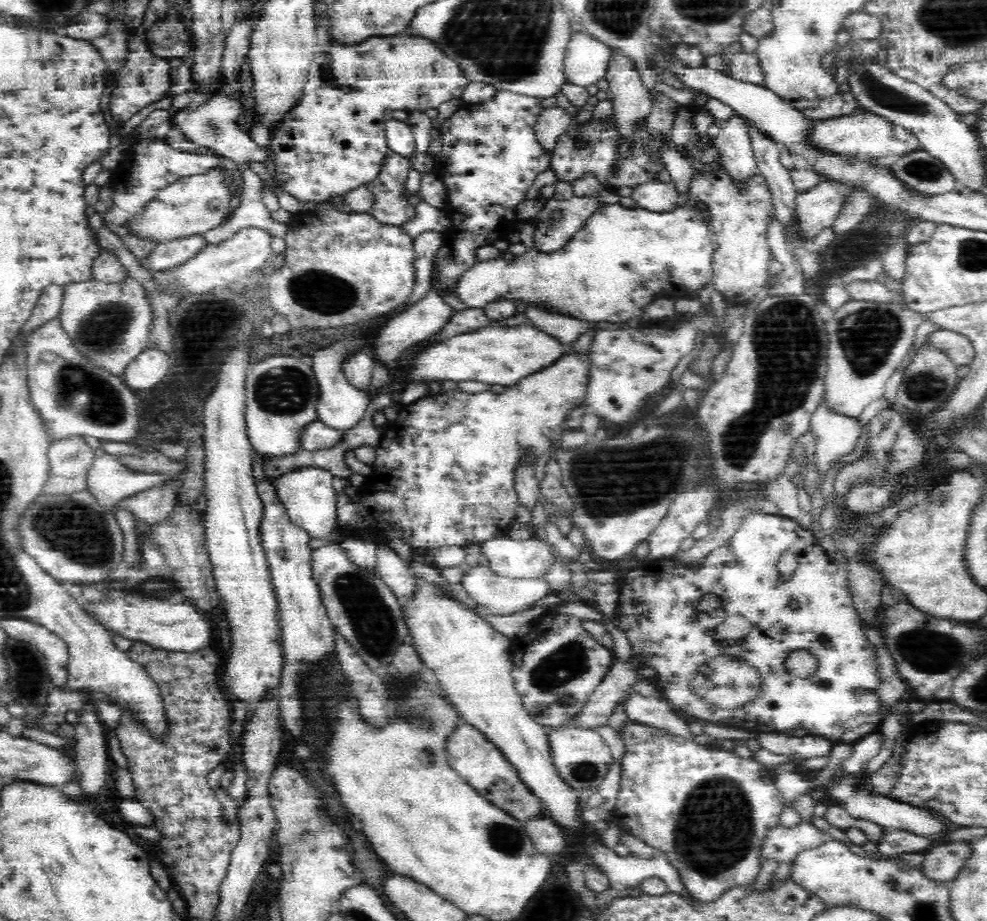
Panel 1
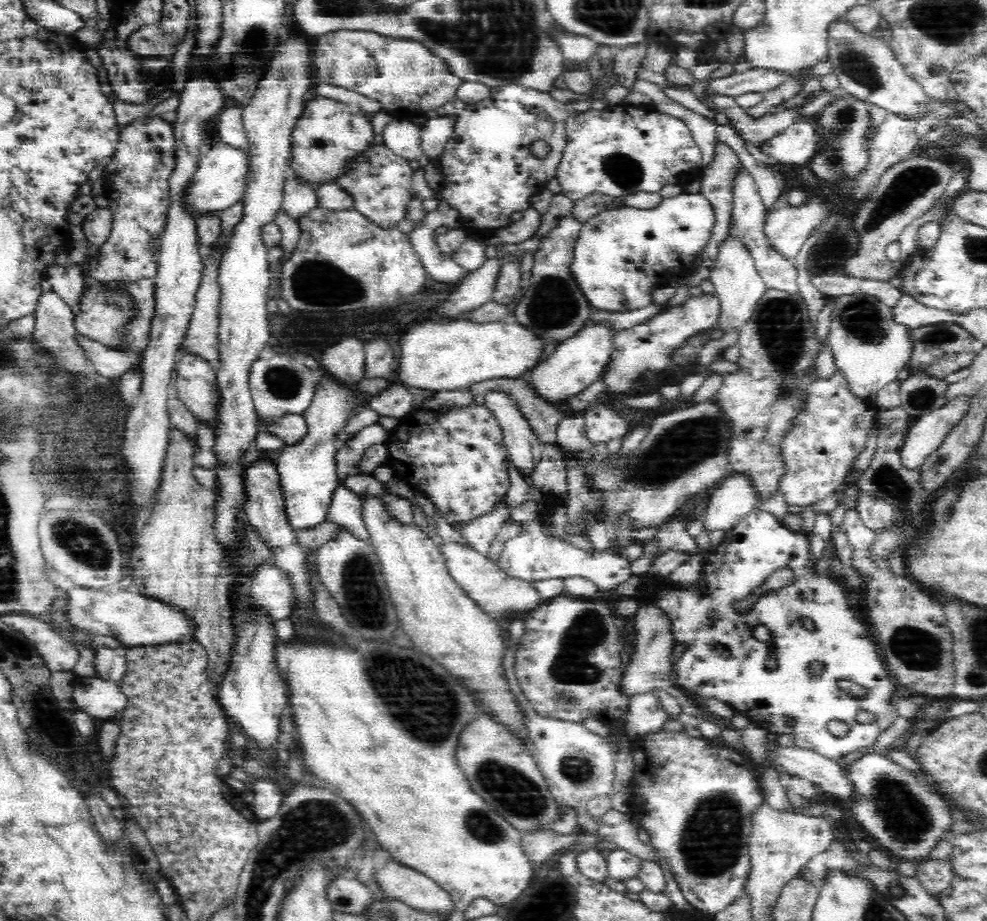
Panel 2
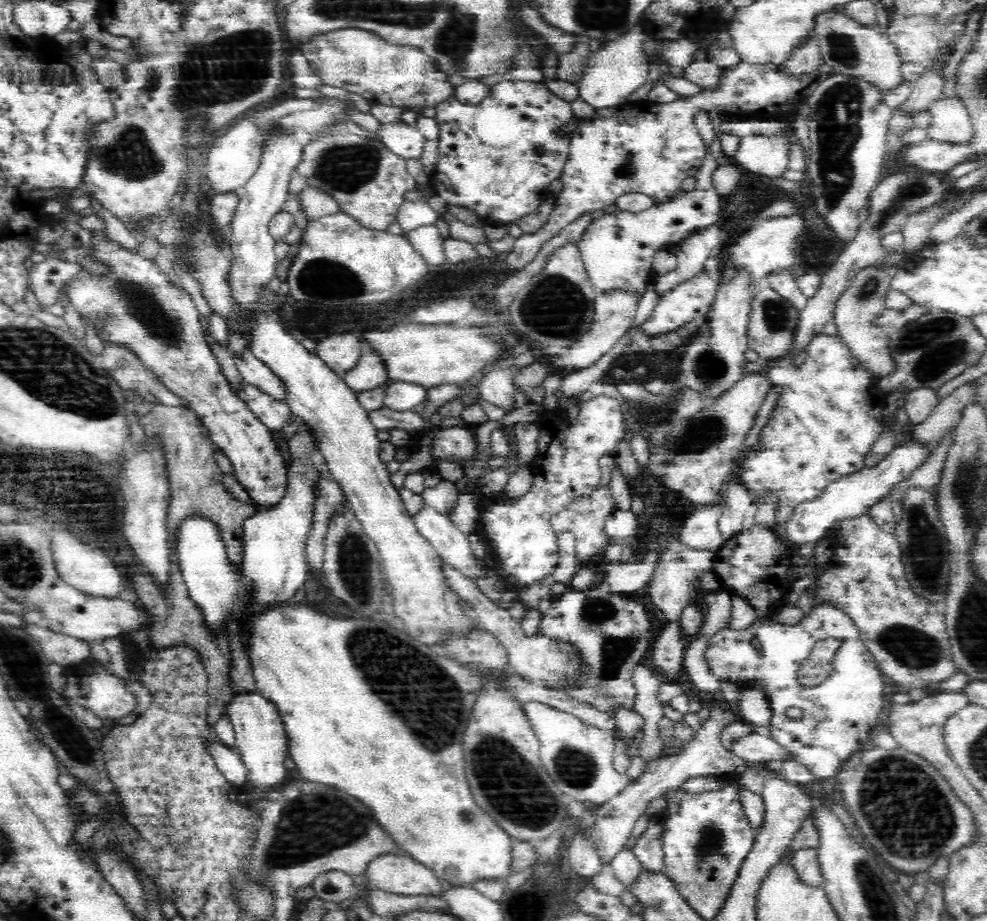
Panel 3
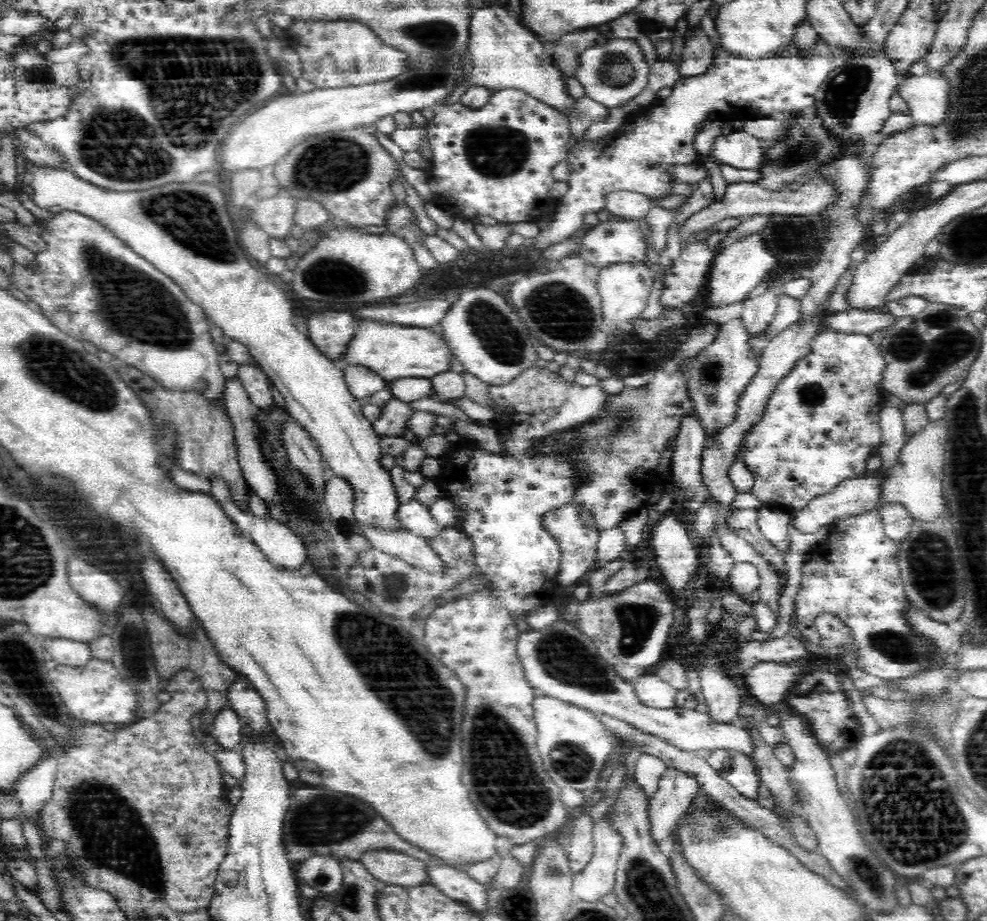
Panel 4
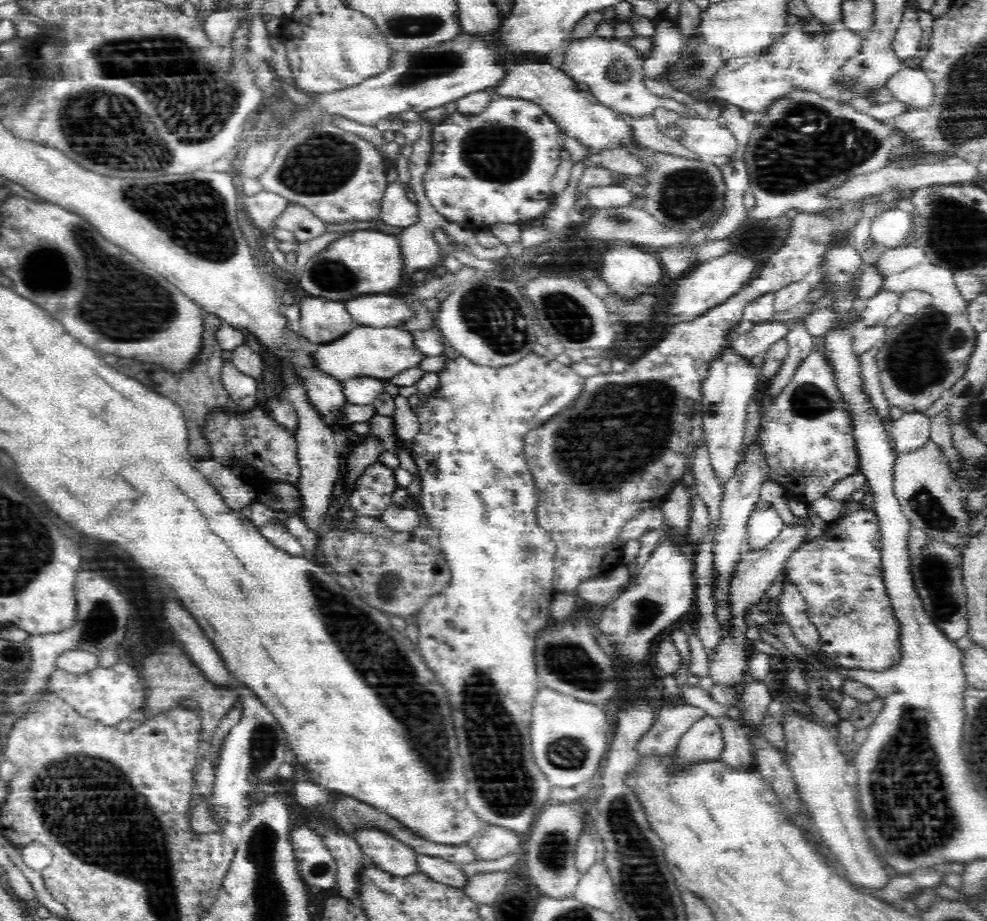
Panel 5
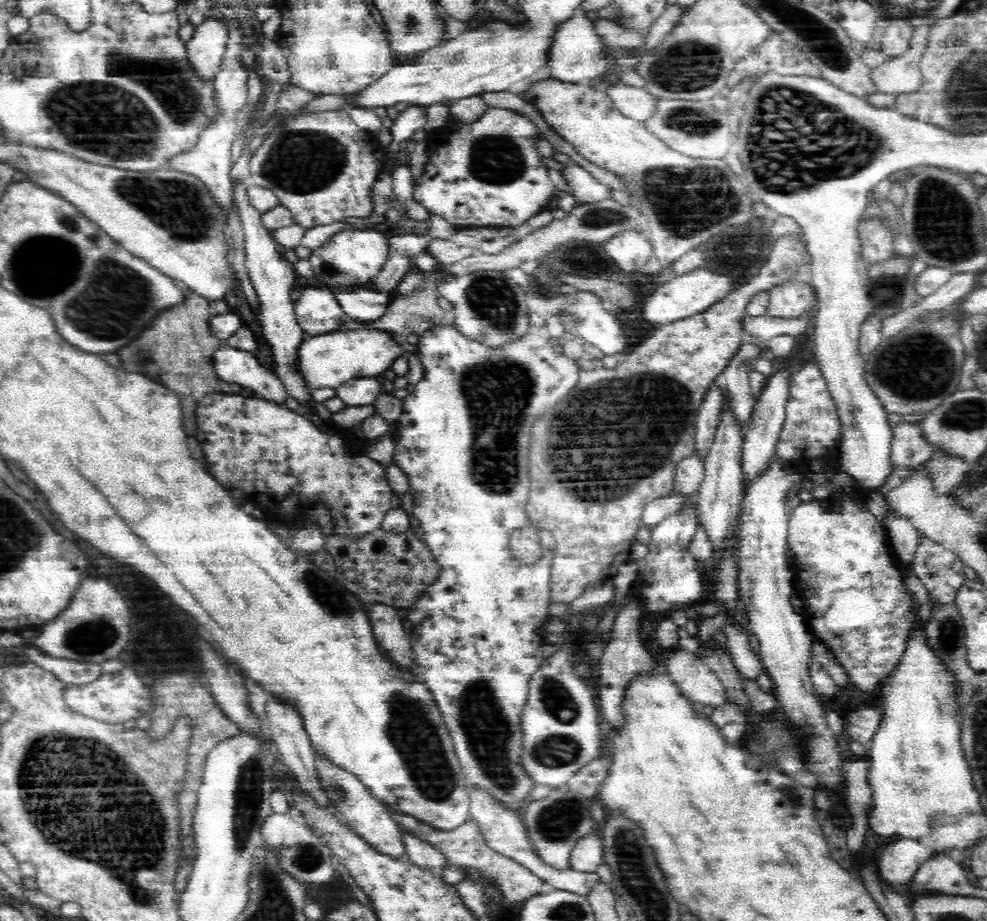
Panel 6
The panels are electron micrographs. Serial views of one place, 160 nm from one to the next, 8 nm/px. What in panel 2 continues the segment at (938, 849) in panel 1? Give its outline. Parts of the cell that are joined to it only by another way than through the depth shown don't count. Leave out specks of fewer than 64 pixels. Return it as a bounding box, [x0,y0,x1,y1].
[917,853,954,895]

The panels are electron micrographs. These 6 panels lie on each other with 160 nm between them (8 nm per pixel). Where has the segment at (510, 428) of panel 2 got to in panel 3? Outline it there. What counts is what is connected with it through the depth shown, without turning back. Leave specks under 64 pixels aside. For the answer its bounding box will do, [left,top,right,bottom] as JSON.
[479,362,517,416]

